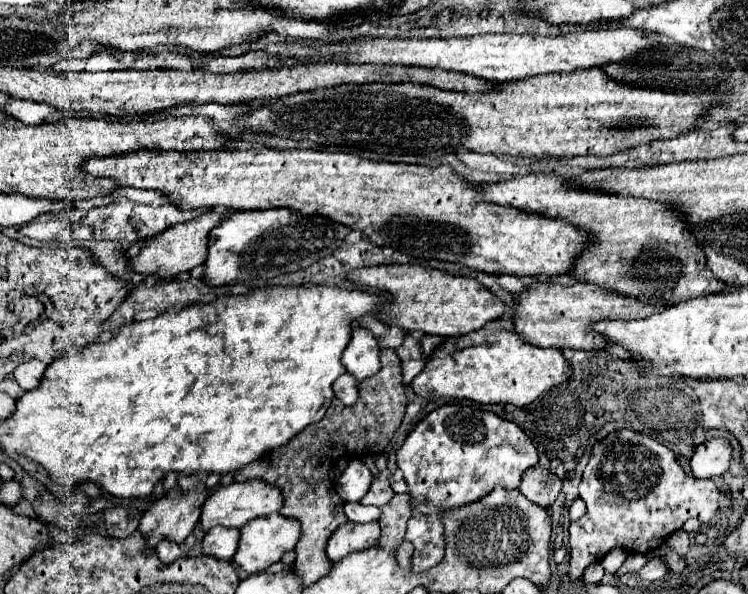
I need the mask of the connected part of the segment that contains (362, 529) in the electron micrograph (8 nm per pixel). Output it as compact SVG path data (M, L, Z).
M346 522L346 524L338 526L336 532L330 536L326 554L332 562L340 562L350 552L368 550L368 548L376 546L378 538L380 538L378 522L368 522L368 524Z

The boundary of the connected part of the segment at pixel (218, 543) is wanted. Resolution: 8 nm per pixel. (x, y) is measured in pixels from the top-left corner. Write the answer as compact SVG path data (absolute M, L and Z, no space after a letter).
M214 526L214 528L210 528L210 532L204 534L202 552L204 552L206 556L230 560L230 558L234 556L234 552L236 552L238 538L240 538L240 532L238 532L236 528Z

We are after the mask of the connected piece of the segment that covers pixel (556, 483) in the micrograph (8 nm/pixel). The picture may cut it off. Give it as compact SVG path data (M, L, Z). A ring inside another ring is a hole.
M538 466L522 476L520 492L534 504L550 508L562 490L562 480L550 470Z

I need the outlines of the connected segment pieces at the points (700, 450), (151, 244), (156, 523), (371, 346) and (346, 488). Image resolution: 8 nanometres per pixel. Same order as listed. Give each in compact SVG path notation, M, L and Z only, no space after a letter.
M712 438L700 446L696 446L690 468L696 478L712 478L720 476L730 468L732 446L726 438Z
M206 212L194 220L174 224L166 228L162 234L146 240L146 246L140 250L138 256L128 260L128 268L132 272L138 272L142 276L152 276L156 274L160 280L170 280L182 272L190 272L192 268L200 266L206 260L208 254L208 232L222 220L224 216L216 212Z
M174 490L164 500L154 502L138 526L142 536L146 536L146 548L150 548L150 552L156 552L158 540L174 540L174 544L182 544L192 534L200 518L206 494L208 490Z
M354 328L350 344L342 354L342 364L360 382L364 378L374 376L380 370L378 352L380 348L374 334L366 328Z
M354 458L344 474L336 480L336 492L344 502L360 502L372 484L372 472Z

